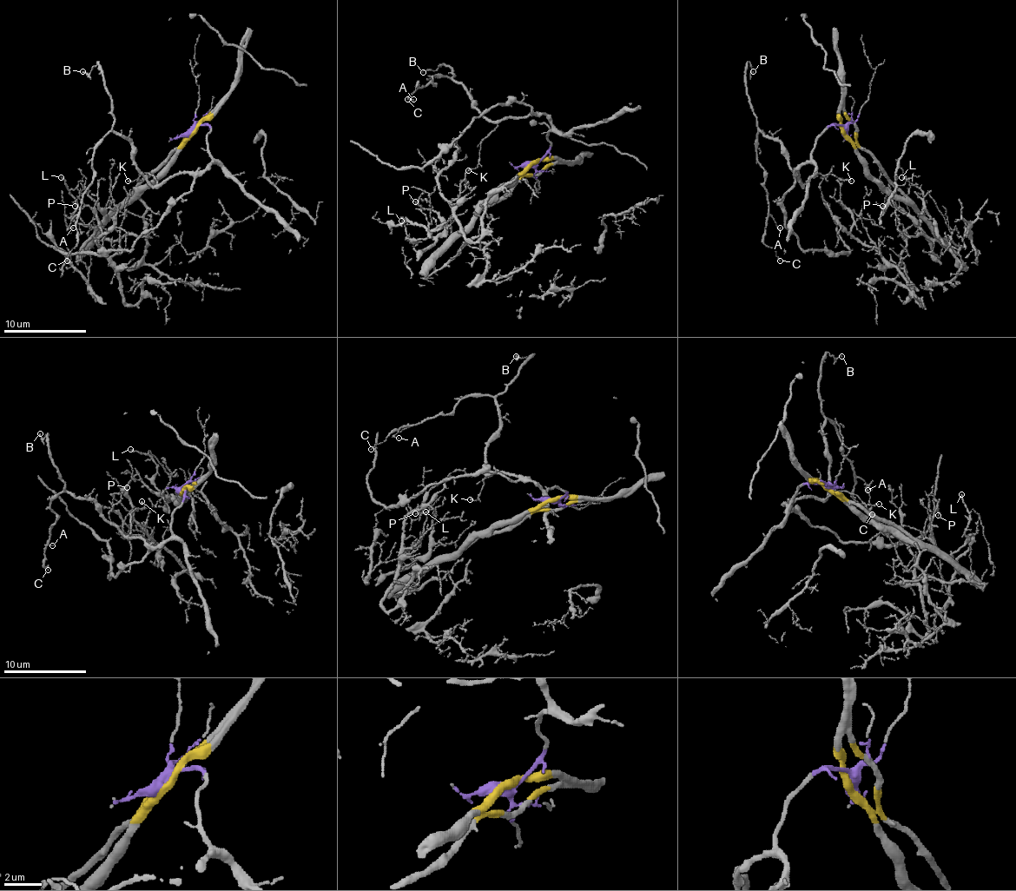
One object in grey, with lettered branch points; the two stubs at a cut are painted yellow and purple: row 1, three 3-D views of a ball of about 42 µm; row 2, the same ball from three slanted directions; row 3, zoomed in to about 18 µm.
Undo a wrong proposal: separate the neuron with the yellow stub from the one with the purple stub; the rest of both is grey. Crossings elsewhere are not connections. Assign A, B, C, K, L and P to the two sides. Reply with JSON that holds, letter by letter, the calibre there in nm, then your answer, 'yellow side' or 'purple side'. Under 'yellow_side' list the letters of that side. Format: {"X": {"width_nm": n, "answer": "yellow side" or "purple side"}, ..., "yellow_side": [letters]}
{"A": {"width_nm": 100, "answer": "purple side"}, "B": {"width_nm": 80, "answer": "purple side"}, "C": {"width_nm": 80, "answer": "purple side"}, "K": {"width_nm": 110, "answer": "purple side"}, "L": {"width_nm": 110, "answer": "yellow side"}, "P": {"width_nm": 90, "answer": "yellow side"}, "yellow_side": ["L", "P"]}

